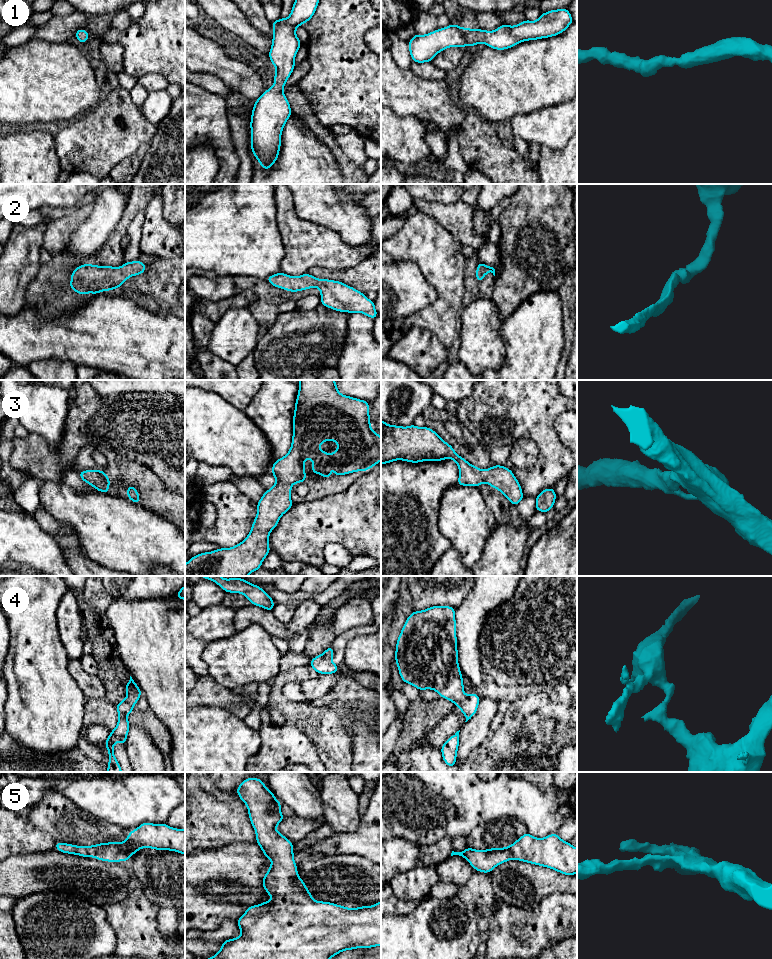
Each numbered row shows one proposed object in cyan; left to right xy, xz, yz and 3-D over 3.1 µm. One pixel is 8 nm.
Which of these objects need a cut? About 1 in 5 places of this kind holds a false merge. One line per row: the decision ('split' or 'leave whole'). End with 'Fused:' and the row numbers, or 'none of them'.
1: leave whole
2: leave whole
3: leave whole
4: split
5: leave whole
Fused: 4

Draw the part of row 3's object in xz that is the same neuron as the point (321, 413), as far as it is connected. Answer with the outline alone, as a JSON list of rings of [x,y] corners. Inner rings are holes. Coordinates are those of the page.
[[[299,380],[299,390],[295,402],[293,415],[293,435],[289,452],[282,458],[276,460],[272,465],[271,473],[276,479],[272,488],[265,491],[257,503],[257,516],[255,517],[248,536],[234,547],[219,548],[211,552],[203,552],[193,556],[185,564],[185,576],[248,576],[261,568],[263,560],[271,552],[269,547],[269,535],[278,525],[283,514],[285,514],[294,503],[291,500],[292,484],[306,481],[305,459],[312,459],[312,474],[321,474],[323,478],[332,477],[329,467],[335,469],[334,476],[341,476],[358,471],[367,471],[381,461],[381,436],[374,432],[369,416],[369,402],[345,396],[338,391],[335,380]],[[333,440],[338,448],[335,452],[328,454],[319,449],[323,442]]]

